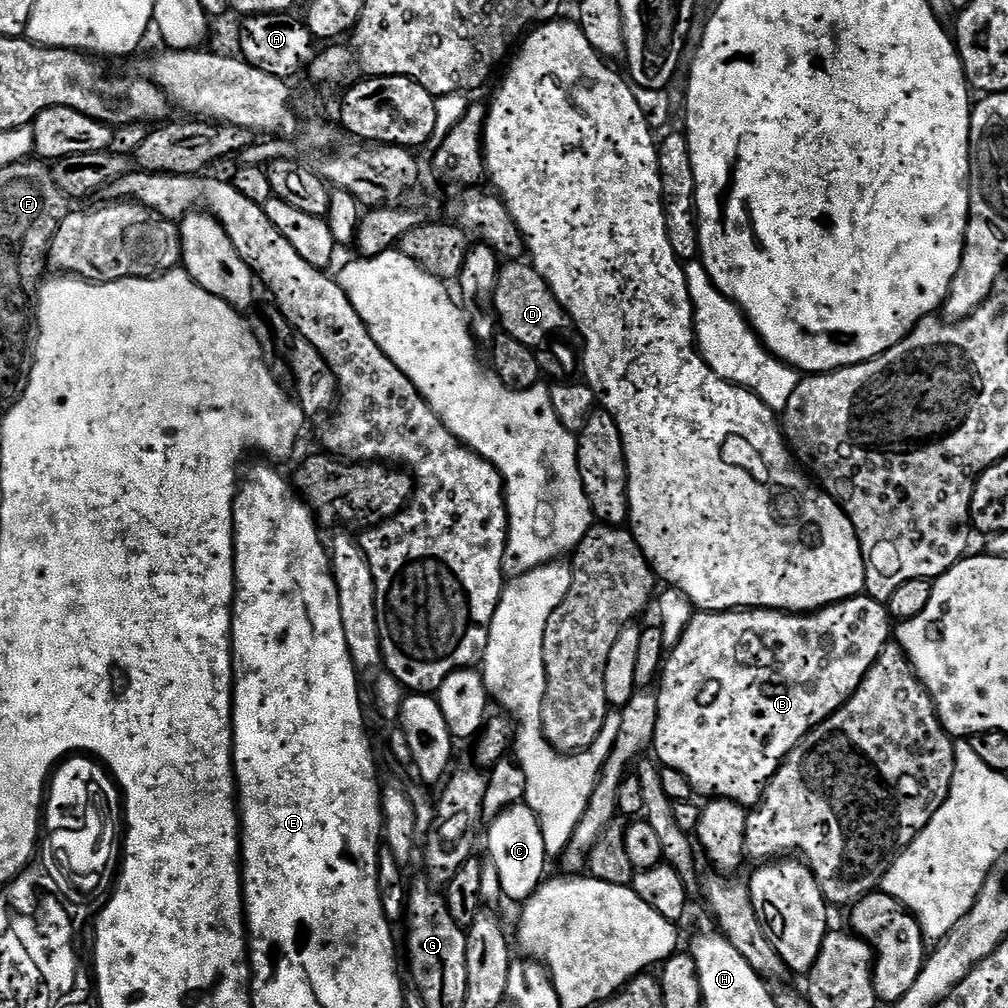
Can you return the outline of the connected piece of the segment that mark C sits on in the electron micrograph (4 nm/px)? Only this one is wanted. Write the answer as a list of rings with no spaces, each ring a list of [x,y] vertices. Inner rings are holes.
[[[521,802],[510,806],[504,812],[494,817],[488,827],[487,859],[498,866],[498,877],[505,901],[529,900],[540,889],[545,879],[544,867],[550,861],[550,854],[546,850],[546,842],[542,842],[542,826],[540,820],[529,808],[527,803]]]

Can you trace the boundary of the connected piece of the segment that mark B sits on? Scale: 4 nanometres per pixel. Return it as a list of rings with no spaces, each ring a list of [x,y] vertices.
[[[858,594],[852,600],[842,604],[831,604],[811,613],[786,613],[768,609],[736,609],[728,612],[697,611],[692,621],[686,626],[682,638],[670,649],[658,677],[658,726],[652,739],[655,759],[665,768],[680,771],[692,786],[697,797],[732,800],[745,809],[759,804],[764,797],[764,785],[774,778],[782,761],[788,757],[790,750],[806,738],[806,734],[818,727],[826,718],[832,716],[853,696],[854,690],[864,681],[866,674],[885,646],[892,638],[892,619],[885,603],[871,600],[866,594]]]

